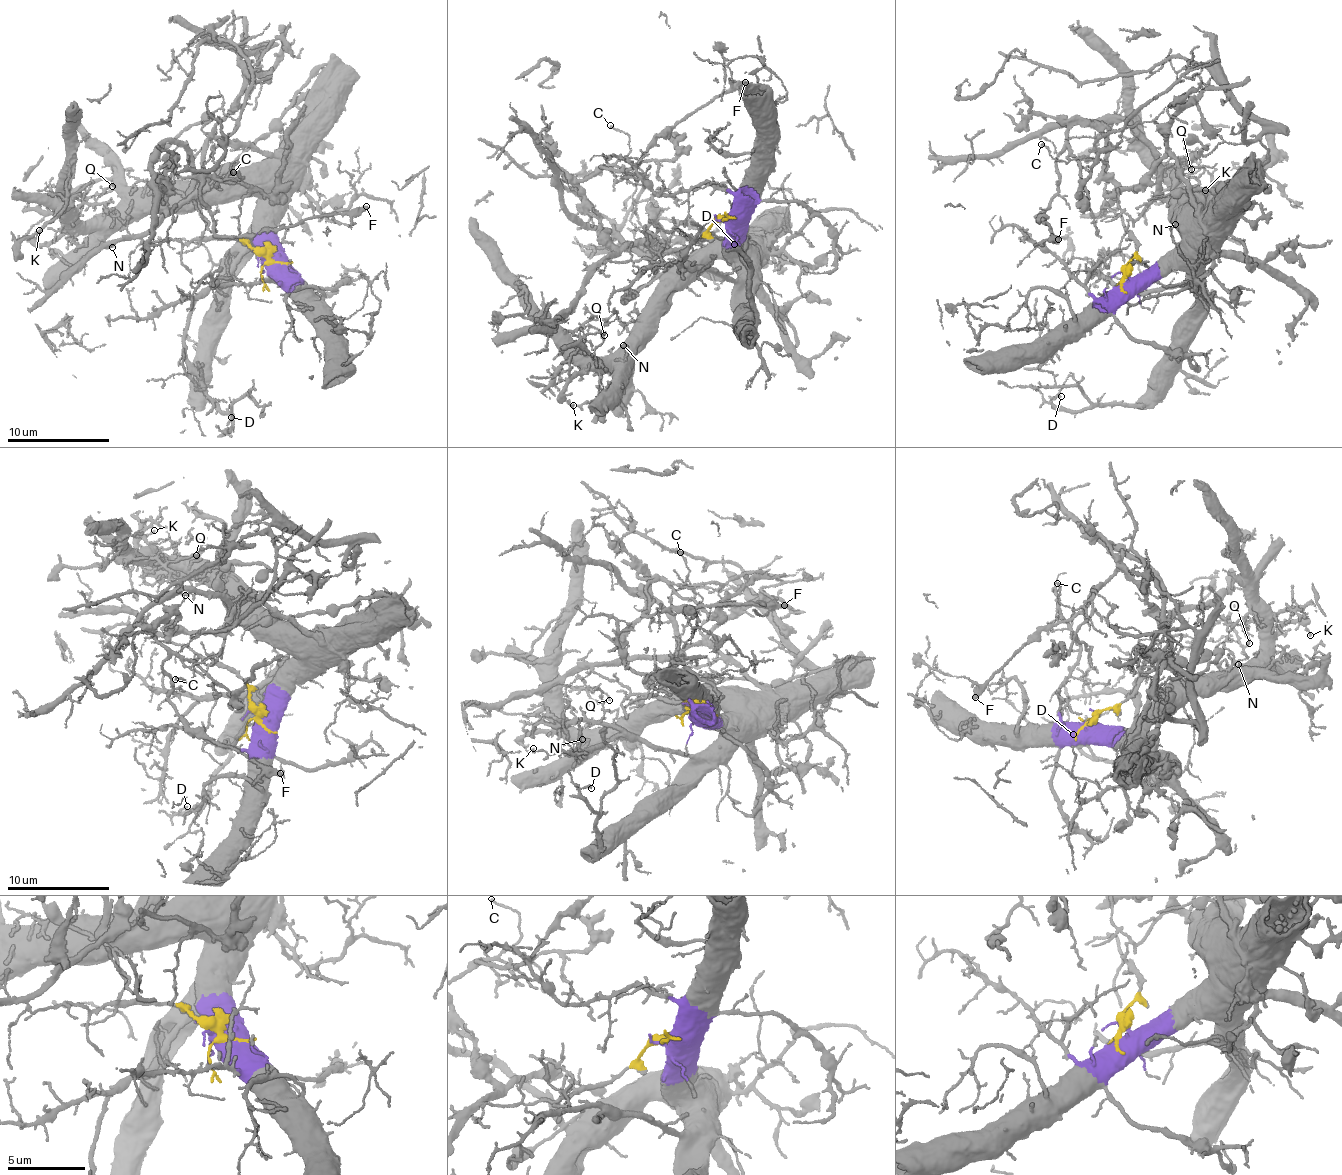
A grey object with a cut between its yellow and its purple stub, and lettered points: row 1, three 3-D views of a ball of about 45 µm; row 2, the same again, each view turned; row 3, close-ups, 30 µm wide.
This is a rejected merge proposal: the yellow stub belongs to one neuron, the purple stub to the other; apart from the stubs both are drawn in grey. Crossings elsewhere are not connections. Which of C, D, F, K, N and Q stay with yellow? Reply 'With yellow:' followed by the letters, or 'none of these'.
With yellow: C, F

